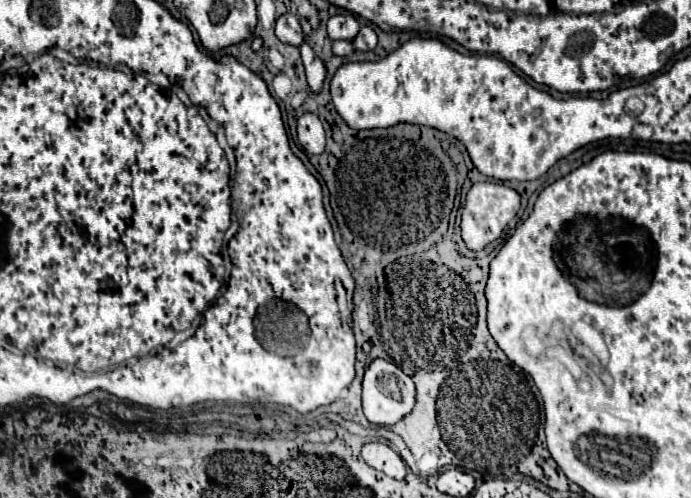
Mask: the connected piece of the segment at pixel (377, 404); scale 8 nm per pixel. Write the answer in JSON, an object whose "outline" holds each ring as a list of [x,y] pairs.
{"outline":[[[373,360],[371,366],[365,372],[363,378],[363,412],[365,418],[371,424],[377,426],[393,426],[399,420],[403,420],[403,416],[407,416],[415,406],[415,384],[413,380],[401,372],[401,368],[397,368],[393,362],[387,360]]]}

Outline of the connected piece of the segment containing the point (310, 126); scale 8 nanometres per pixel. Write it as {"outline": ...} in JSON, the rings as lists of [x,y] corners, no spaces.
{"outline":[[[305,112],[297,120],[297,138],[309,154],[321,154],[325,148],[325,130],[313,112]]]}

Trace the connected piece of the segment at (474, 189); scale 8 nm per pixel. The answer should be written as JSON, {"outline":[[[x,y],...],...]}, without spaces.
{"outline":[[[477,182],[469,188],[465,208],[461,214],[461,238],[469,250],[483,250],[493,244],[507,230],[507,224],[517,216],[521,208],[521,196],[513,188],[499,182]]]}

